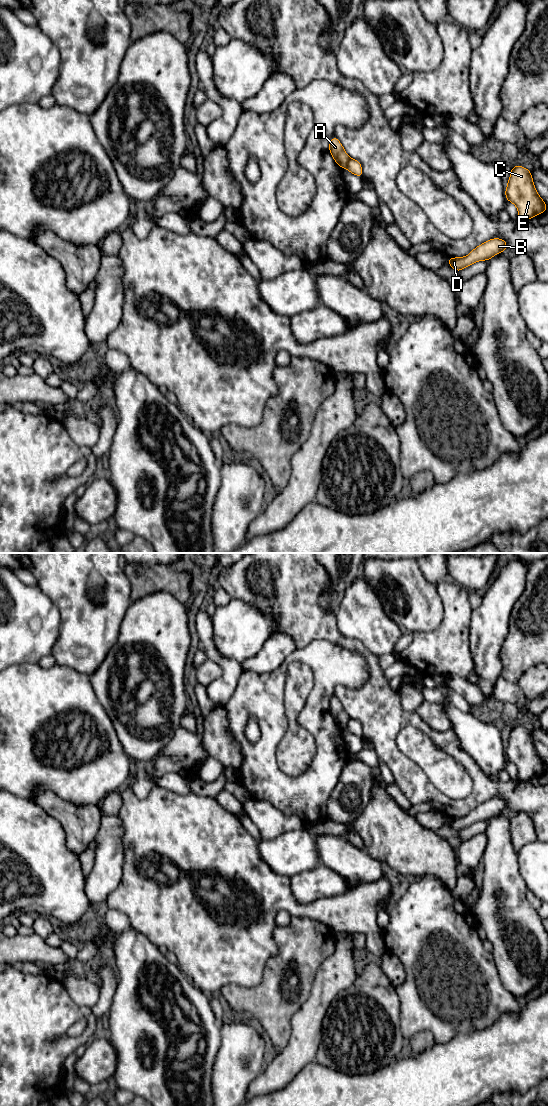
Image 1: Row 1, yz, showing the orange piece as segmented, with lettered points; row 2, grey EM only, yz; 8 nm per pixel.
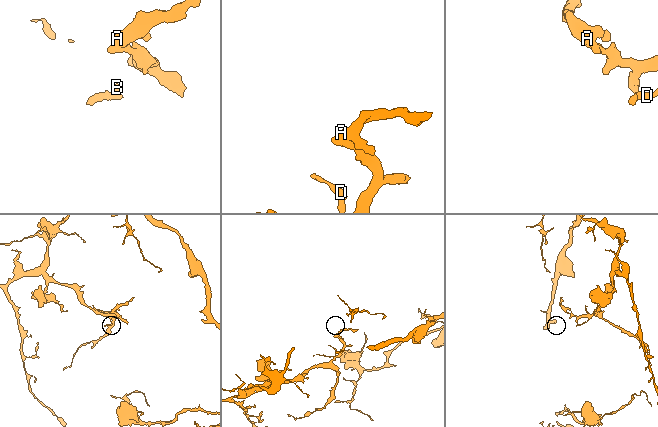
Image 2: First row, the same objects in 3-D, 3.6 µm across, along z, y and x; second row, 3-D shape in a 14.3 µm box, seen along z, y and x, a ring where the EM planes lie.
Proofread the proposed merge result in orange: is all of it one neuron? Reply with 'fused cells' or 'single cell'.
fused cells

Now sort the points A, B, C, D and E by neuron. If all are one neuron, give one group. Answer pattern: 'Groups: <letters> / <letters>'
Groups: A / B C D E

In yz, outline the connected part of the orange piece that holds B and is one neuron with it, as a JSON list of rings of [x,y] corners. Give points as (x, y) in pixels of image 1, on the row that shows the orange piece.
[[[500,238],[489,239],[478,245],[465,257],[447,258],[447,263],[455,270],[460,272],[464,268],[478,262],[489,261],[493,256],[505,252],[507,241]]]

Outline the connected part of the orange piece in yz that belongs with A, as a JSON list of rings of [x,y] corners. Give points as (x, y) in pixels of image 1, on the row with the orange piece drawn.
[[[333,136],[329,142],[329,152],[338,166],[342,169],[346,167],[350,157],[336,136]]]

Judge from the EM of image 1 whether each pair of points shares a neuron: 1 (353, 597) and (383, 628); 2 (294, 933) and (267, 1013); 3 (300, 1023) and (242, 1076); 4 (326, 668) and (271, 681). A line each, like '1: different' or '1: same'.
1: same
2: same
3: different
4: same

